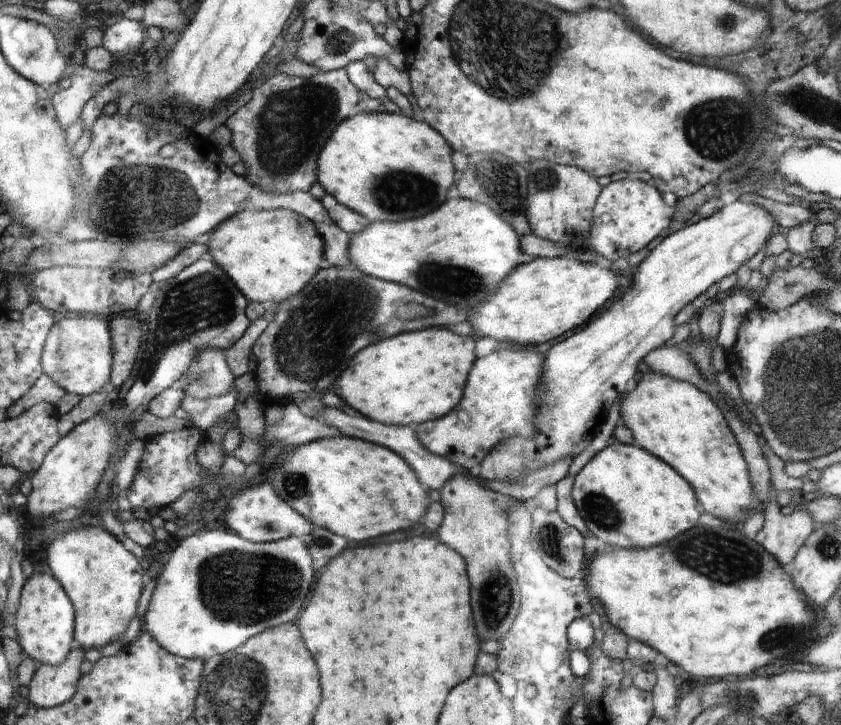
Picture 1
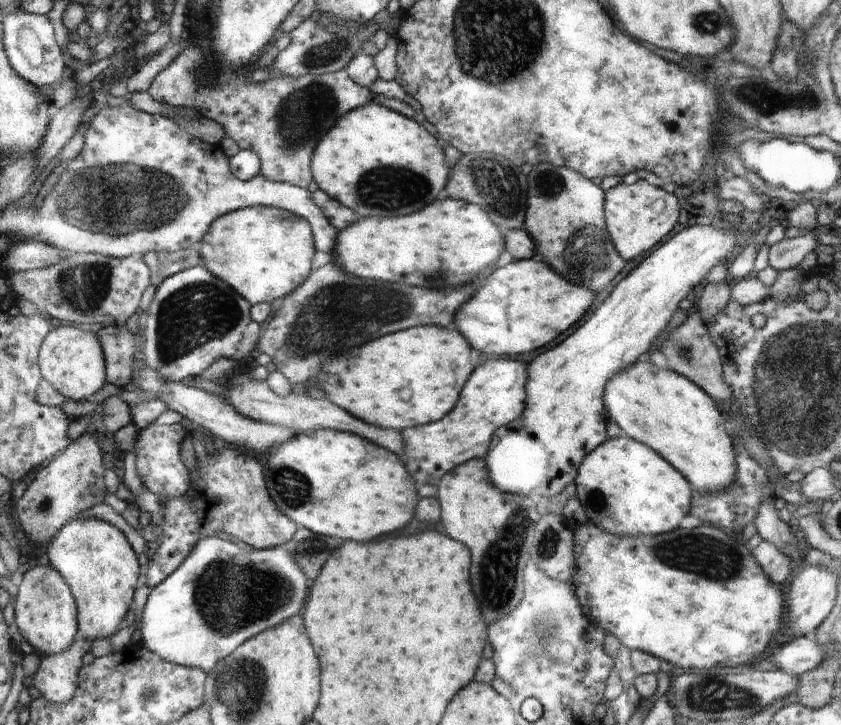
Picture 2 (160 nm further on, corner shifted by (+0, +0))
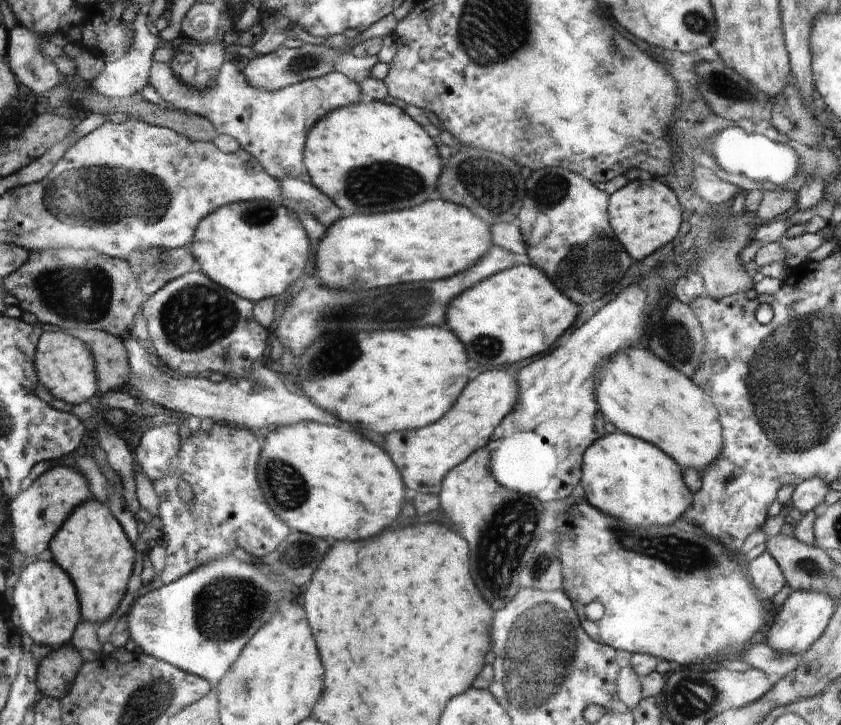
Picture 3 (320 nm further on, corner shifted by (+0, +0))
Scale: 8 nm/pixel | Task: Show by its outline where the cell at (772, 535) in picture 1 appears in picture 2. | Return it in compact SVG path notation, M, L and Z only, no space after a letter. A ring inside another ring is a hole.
M763 540L753 549L752 554L772 582L782 584L790 576L792 560L779 546Z

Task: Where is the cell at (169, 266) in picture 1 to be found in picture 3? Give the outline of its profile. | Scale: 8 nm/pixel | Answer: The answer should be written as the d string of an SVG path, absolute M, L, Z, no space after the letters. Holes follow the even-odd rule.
M189 247L172 250L148 248L148 252L142 252L142 266L144 272L140 272L140 284L146 296L152 296L164 284L197 270Z

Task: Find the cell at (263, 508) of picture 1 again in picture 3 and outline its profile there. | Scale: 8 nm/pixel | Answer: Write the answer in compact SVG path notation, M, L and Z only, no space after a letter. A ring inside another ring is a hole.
M222 421L215 422L209 431L196 430L184 438L172 476L153 482L160 500L158 515L164 523L166 564L159 577L163 584L183 579L226 554L232 555L234 548L262 558L288 536L288 524L266 504L258 482L256 467L261 452L254 432ZM184 481L192 486L192 504L178 496L178 484Z

